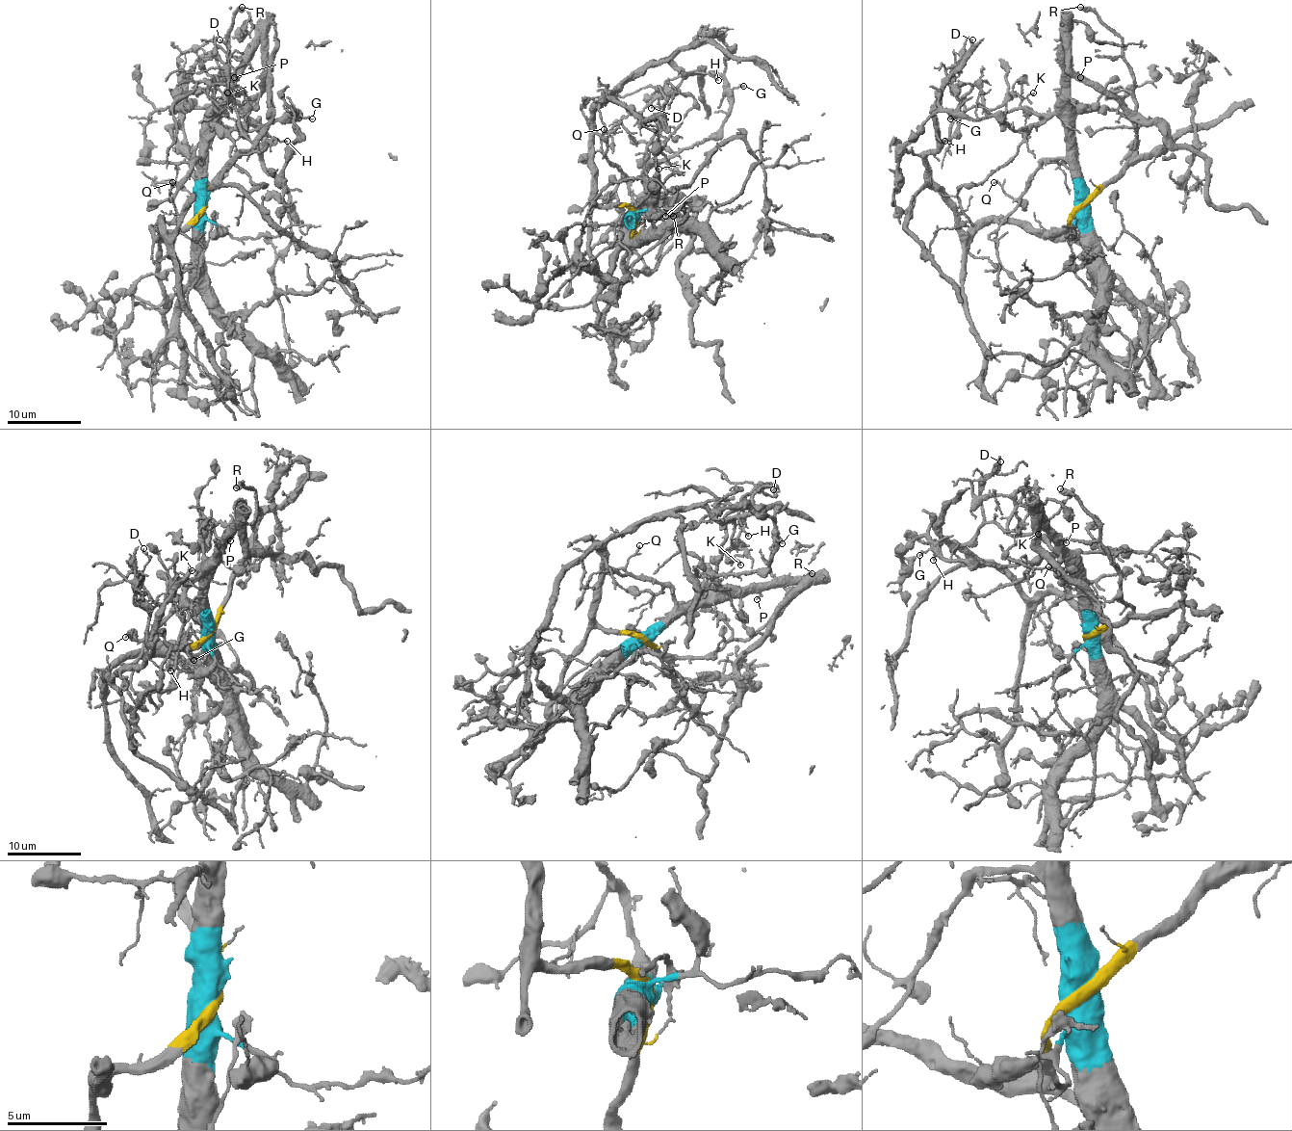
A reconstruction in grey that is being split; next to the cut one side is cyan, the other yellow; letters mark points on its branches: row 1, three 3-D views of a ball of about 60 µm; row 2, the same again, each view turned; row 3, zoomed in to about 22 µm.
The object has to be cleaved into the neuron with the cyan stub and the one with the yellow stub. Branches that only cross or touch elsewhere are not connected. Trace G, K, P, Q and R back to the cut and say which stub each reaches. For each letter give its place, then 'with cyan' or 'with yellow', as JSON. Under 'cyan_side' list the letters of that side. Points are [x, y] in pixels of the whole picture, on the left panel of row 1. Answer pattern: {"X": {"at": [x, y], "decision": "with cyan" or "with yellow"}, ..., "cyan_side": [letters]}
{"G": {"at": [312, 118], "decision": "with cyan"}, "K": {"at": [227, 92], "decision": "with cyan"}, "P": {"at": [234, 77], "decision": "with cyan"}, "Q": {"at": [172, 182], "decision": "with cyan"}, "R": {"at": [242, 7], "decision": "with yellow"}, "cyan_side": ["G", "K", "P", "Q"]}

